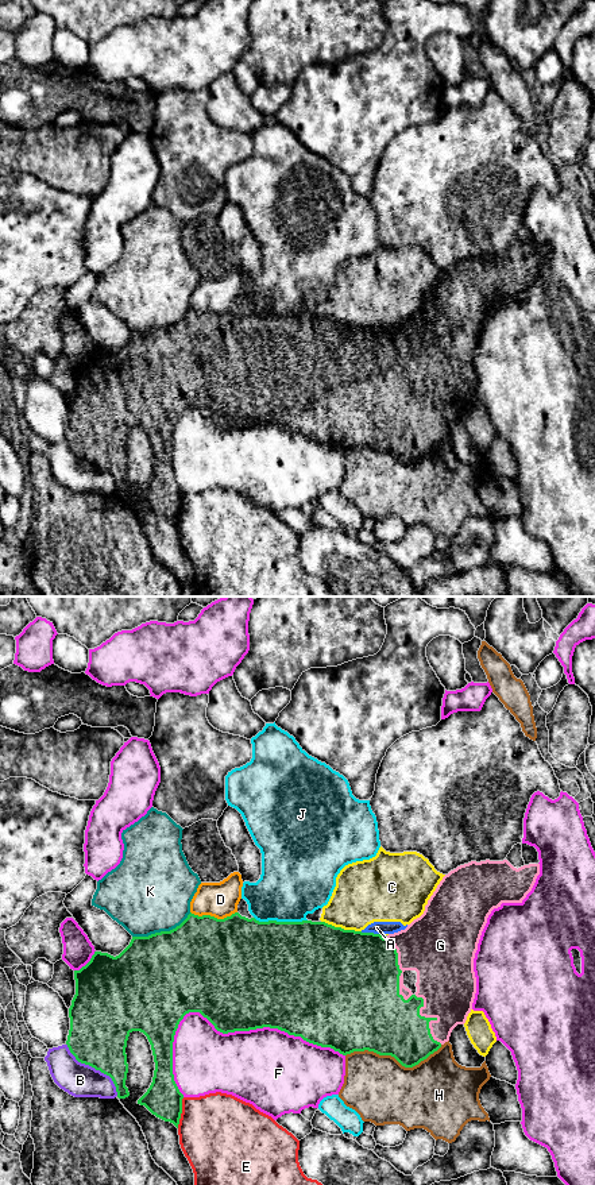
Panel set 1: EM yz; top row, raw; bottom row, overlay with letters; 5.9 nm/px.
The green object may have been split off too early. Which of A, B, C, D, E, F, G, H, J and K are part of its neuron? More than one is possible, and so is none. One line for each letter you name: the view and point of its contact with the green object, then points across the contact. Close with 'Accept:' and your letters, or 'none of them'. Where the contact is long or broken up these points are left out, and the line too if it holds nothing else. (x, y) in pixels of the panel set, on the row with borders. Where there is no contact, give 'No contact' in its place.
G: Touches green at yz (428, 1018)
Accept: G

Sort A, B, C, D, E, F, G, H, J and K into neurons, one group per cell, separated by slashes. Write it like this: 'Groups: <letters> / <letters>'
Groups: A C / B F / D / E / G / H / J / K

